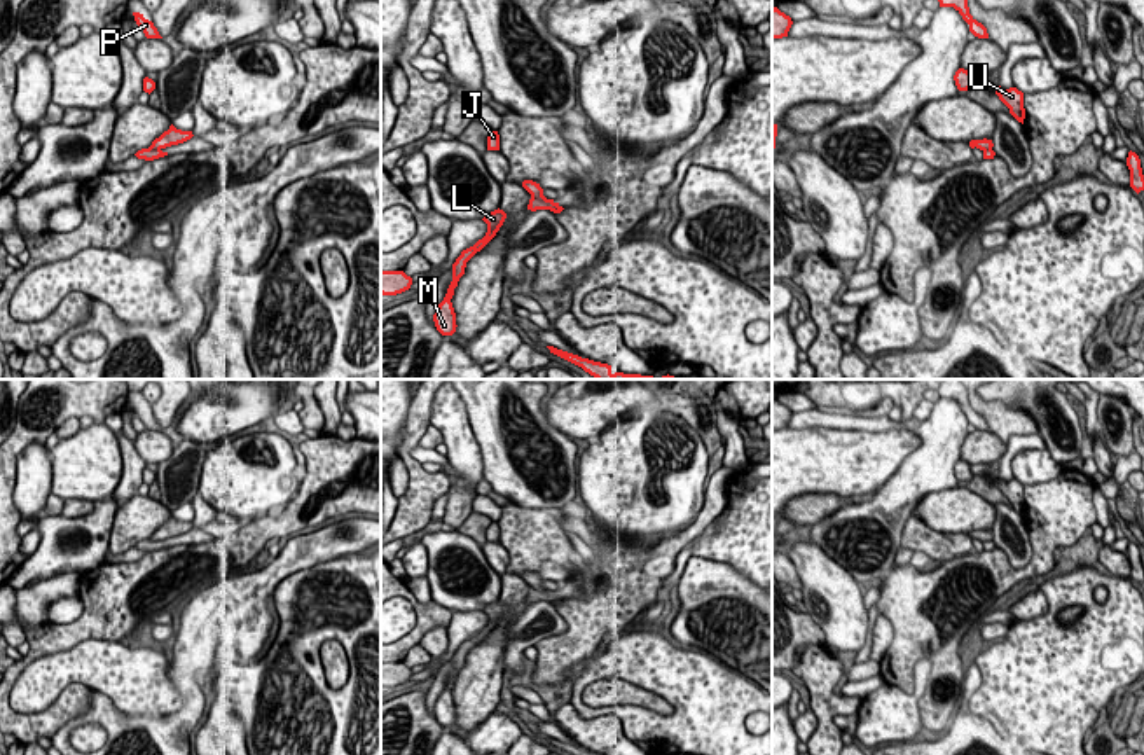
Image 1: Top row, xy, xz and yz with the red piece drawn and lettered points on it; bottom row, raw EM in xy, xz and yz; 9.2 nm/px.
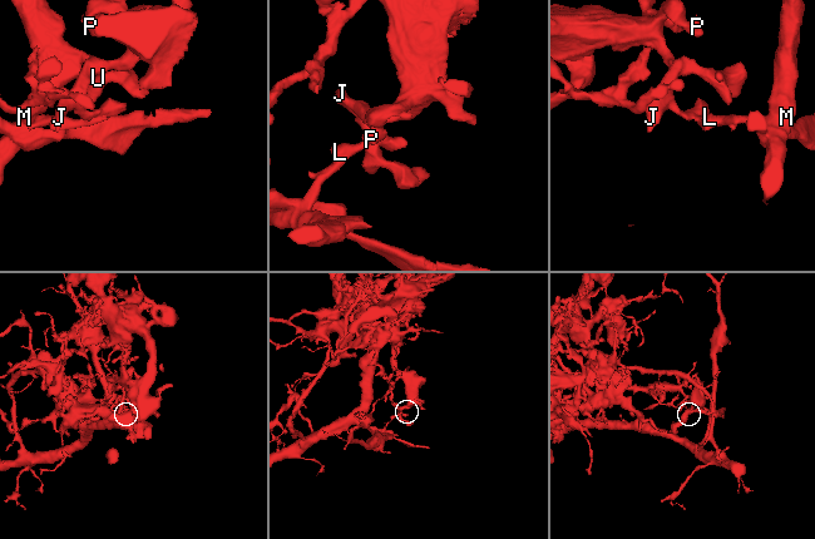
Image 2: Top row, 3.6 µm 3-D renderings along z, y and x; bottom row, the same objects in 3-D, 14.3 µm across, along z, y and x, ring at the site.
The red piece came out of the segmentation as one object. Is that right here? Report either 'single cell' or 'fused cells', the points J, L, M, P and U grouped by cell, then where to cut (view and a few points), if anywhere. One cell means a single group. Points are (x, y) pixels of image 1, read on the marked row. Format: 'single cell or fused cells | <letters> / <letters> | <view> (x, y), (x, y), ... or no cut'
fused cells | J P U / L M | xz (531, 194), (545, 200)

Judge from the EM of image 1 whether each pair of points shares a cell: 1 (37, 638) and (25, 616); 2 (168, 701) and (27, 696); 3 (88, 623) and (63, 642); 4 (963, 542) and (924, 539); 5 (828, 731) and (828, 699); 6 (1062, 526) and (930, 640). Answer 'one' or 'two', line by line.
1: two
2: one
3: one
4: one
5: one
6: one

